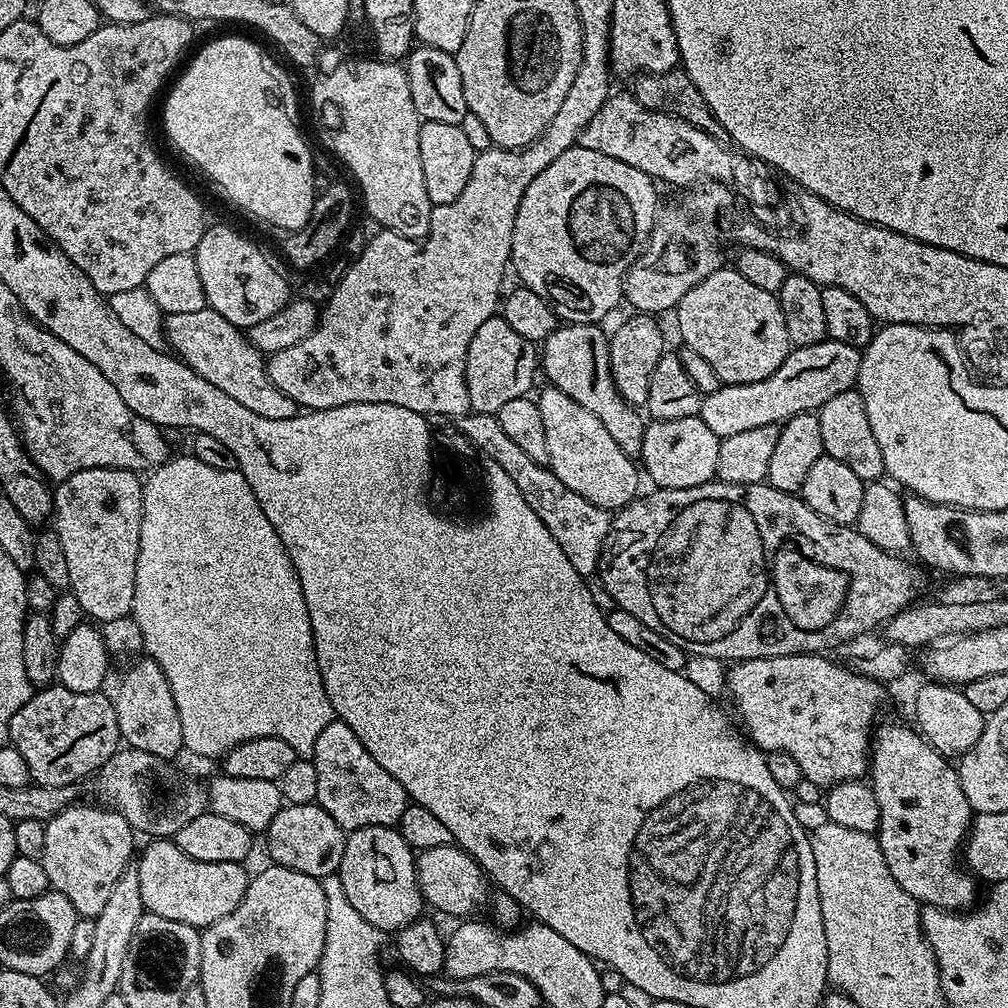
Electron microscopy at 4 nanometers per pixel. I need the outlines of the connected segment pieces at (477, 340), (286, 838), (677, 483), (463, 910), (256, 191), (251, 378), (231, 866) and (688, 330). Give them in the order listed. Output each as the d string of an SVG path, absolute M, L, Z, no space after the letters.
M494 315L486 322L482 322L482 326L478 326L478 334L470 338L470 350L466 354L466 394L470 398L471 411L495 414L513 398L528 396L536 376L538 380L537 345L511 329L510 322L506 322L503 315Z
M313 802L281 807L264 833L264 839L270 856L268 858L273 863L323 880L339 871L345 849L345 835L345 829L338 826L320 804Z
M699 416L652 420L644 429L644 441L638 460L646 476L648 471L656 488L702 486L716 476L720 442L721 437L716 436L714 430L710 430Z
M455 842L419 849L416 852L416 877L425 905L429 909L437 908L448 916L471 917L475 908L480 908L483 904L485 907L490 896L490 881L480 863Z
M220 36L217 40L212 40L192 61L188 64L188 69L175 77L176 85L172 88L172 93L168 96L168 101L164 104L164 132L172 139L172 144L188 160L193 160L234 203L240 208L245 208L252 216L257 216L260 220L265 220L268 224L273 224L276 228L285 228L285 233L297 232L299 228L308 225L308 219L312 213L312 207L316 201L318 183L316 184L316 168L312 165L312 152L308 149L306 141L300 137L300 128L296 125L296 104L292 99L296 92L292 89L292 84L288 81L288 76L272 61L272 56L268 52L263 52L252 40L247 40L244 36Z
M206 307L187 314L167 314L162 320L162 332L179 359L206 378L206 382L214 382L218 390L230 394L234 402L242 402L242 406L254 410L254 414L262 414L262 418L297 415L297 404L270 382L265 353L257 350L241 329L222 318L218 310Z
M152 838L147 843L141 852L139 849L134 864L138 870L138 890L142 890L147 911L203 930L218 922L218 918L226 918L242 902L250 879L243 863L198 862L198 858L190 858L172 838Z
M721 266L711 272L698 286L693 288L680 299L674 309L676 324L680 327L683 343L689 348L698 350L710 366L714 366L714 374L718 374L721 384L745 384L746 382L762 382L782 366L788 357L790 345L786 334L786 318L782 318L780 302L775 292L767 292L754 282L746 282L735 267Z

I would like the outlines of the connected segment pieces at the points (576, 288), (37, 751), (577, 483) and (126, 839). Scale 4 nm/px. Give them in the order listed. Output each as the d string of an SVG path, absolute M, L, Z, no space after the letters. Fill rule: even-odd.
M582 147L566 150L559 158L554 158L530 186L526 186L526 194L522 194L522 202L518 206L518 214L514 218L514 234L512 235L511 271L516 271L516 276L523 287L534 290L547 304L556 309L557 317L561 321L573 324L600 324L603 316L608 316L616 308L616 303L621 303L624 294L624 275L628 267L640 256L640 252L647 244L652 227L656 225L658 203L656 204L657 181L647 176L642 170L634 170L634 166L626 166L626 162L618 162L618 158L610 158L606 154L598 154L598 150L586 150Z
M49 686L33 691L26 706L22 706L22 710L10 718L8 744L18 750L18 754L22 754L31 783L55 788L67 784L79 785L79 780L87 781L121 747L116 705L111 695L104 695L103 691L75 692L59 686Z
M544 386L535 401L538 410L542 410L542 427L546 429L547 467L560 481L599 508L619 510L636 499L641 476L637 461L610 438L606 426L602 426L586 406L578 406L574 398L555 386Z
M73 803L45 823L46 847L40 859L51 891L66 894L66 898L70 898L70 906L74 906L80 918L94 918L102 914L118 878L122 878L134 860L134 830L126 818L111 808L92 804Z

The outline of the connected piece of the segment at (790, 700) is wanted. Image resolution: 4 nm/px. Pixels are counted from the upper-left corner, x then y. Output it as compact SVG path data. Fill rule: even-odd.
M824 654L759 656L733 663L726 672L726 692L729 697L732 695L740 711L739 723L747 739L765 753L790 754L790 758L794 758L802 768L804 780L817 784L822 790L828 790L835 784L859 781L869 771L876 711L886 690L883 683L863 676L843 663L835 664L828 658Z

